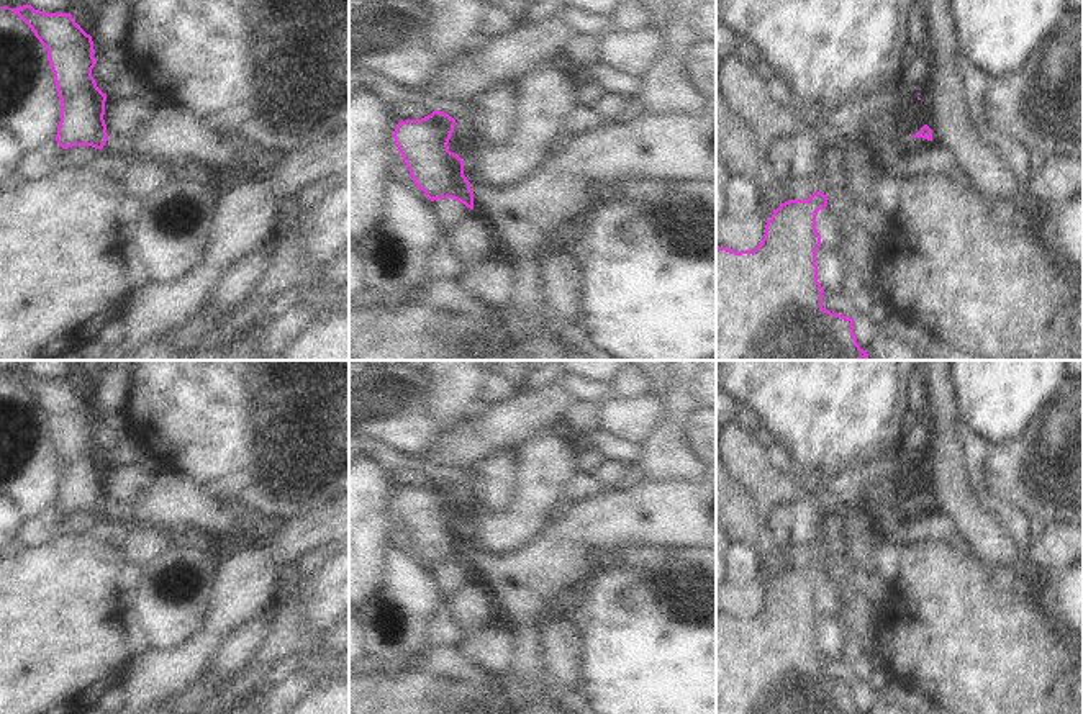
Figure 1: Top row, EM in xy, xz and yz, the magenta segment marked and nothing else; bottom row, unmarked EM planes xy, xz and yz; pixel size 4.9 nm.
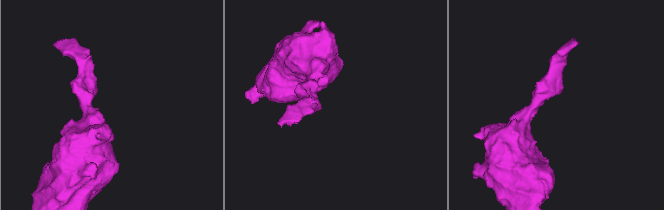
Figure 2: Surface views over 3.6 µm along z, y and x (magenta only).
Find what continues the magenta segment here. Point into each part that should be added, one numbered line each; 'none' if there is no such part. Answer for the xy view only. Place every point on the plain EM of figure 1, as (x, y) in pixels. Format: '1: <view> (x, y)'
none

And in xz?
none

